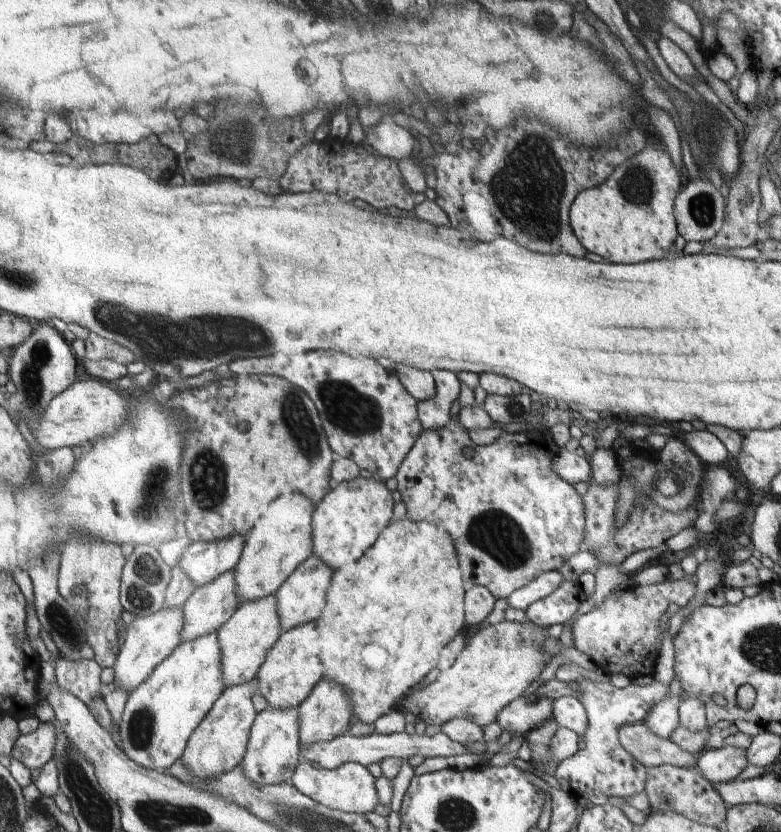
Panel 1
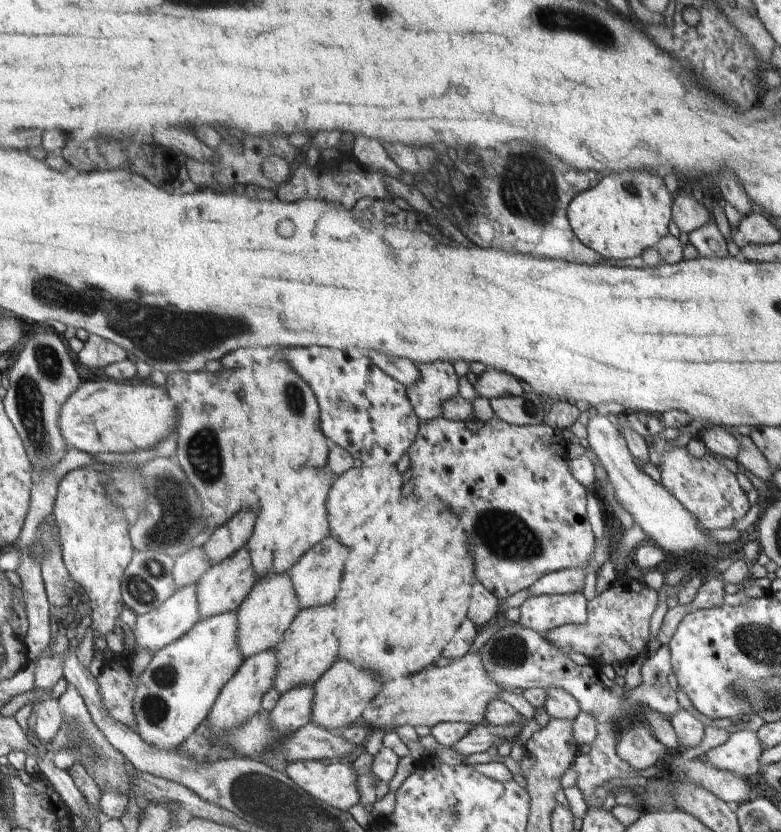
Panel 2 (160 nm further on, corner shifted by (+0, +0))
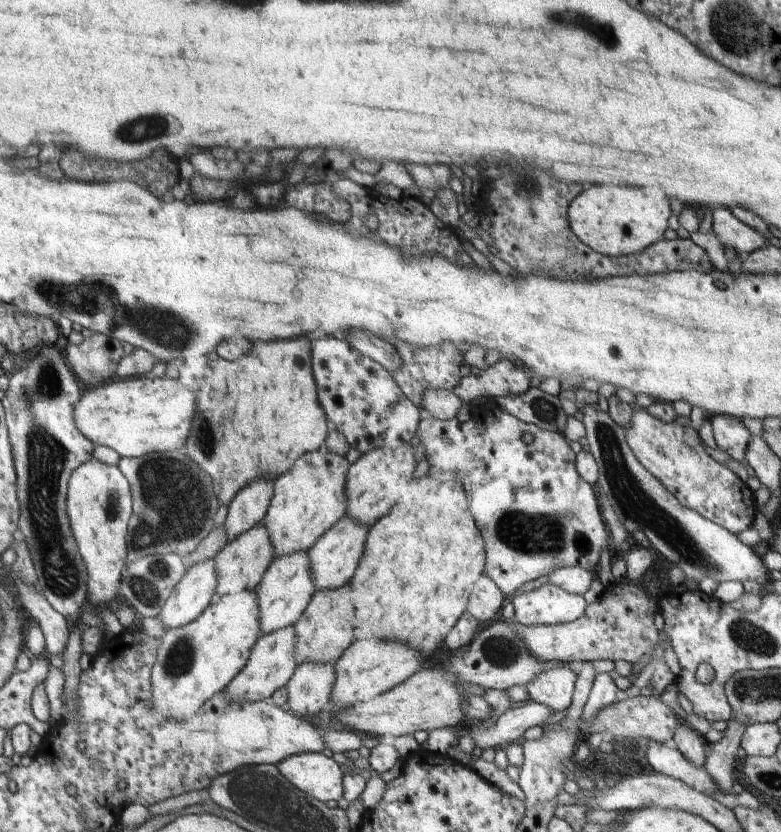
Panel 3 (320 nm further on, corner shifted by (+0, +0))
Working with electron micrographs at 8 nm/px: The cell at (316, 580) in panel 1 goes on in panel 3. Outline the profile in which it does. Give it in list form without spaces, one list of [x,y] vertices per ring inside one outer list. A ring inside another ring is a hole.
[[[345,514],[307,551],[318,591],[320,589],[329,591],[350,582],[357,570],[356,566],[360,564],[358,560],[364,554],[364,544],[366,544],[368,532],[367,524],[359,523]]]

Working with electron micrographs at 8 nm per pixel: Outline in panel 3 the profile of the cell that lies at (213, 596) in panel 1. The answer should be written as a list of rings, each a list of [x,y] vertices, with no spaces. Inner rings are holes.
[[[263,522],[251,528],[244,535],[237,536],[226,543],[223,549],[215,556],[217,565],[217,594],[218,597],[237,593],[240,591],[256,590],[264,578],[267,568],[272,564],[278,553],[275,551],[273,541],[270,540],[269,530]]]

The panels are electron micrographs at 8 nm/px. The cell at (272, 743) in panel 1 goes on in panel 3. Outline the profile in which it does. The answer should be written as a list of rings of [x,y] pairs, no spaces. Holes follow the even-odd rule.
[[[302,663],[287,682],[286,708],[296,716],[312,716],[331,702],[336,682],[334,663]]]

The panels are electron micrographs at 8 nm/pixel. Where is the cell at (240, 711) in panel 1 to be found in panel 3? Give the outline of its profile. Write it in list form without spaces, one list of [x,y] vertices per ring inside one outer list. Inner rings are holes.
[[[290,625],[260,636],[245,667],[225,688],[223,693],[227,697],[242,699],[243,701],[261,701],[266,696],[272,696],[276,690],[287,684],[298,665],[296,655],[297,633],[293,626]]]

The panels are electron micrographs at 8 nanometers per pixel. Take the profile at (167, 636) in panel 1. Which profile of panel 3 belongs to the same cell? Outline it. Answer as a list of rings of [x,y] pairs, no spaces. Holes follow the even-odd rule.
[[[215,557],[197,562],[185,571],[185,576],[181,582],[177,584],[176,590],[169,596],[168,602],[164,608],[161,608],[161,614],[156,616],[162,620],[166,626],[166,630],[175,629],[188,623],[192,623],[204,612],[216,598],[217,594],[217,565]]]

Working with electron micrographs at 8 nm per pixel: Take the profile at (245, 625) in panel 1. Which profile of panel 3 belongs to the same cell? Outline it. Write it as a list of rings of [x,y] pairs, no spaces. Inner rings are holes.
[[[307,551],[277,555],[256,591],[257,603],[260,605],[261,635],[294,625],[318,591]]]

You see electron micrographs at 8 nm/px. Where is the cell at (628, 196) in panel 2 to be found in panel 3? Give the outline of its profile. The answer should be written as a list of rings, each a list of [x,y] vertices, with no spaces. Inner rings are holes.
[[[590,185],[570,203],[569,223],[581,241],[596,252],[609,257],[641,253],[664,238],[671,215],[670,200],[656,186],[638,190],[638,186]]]

